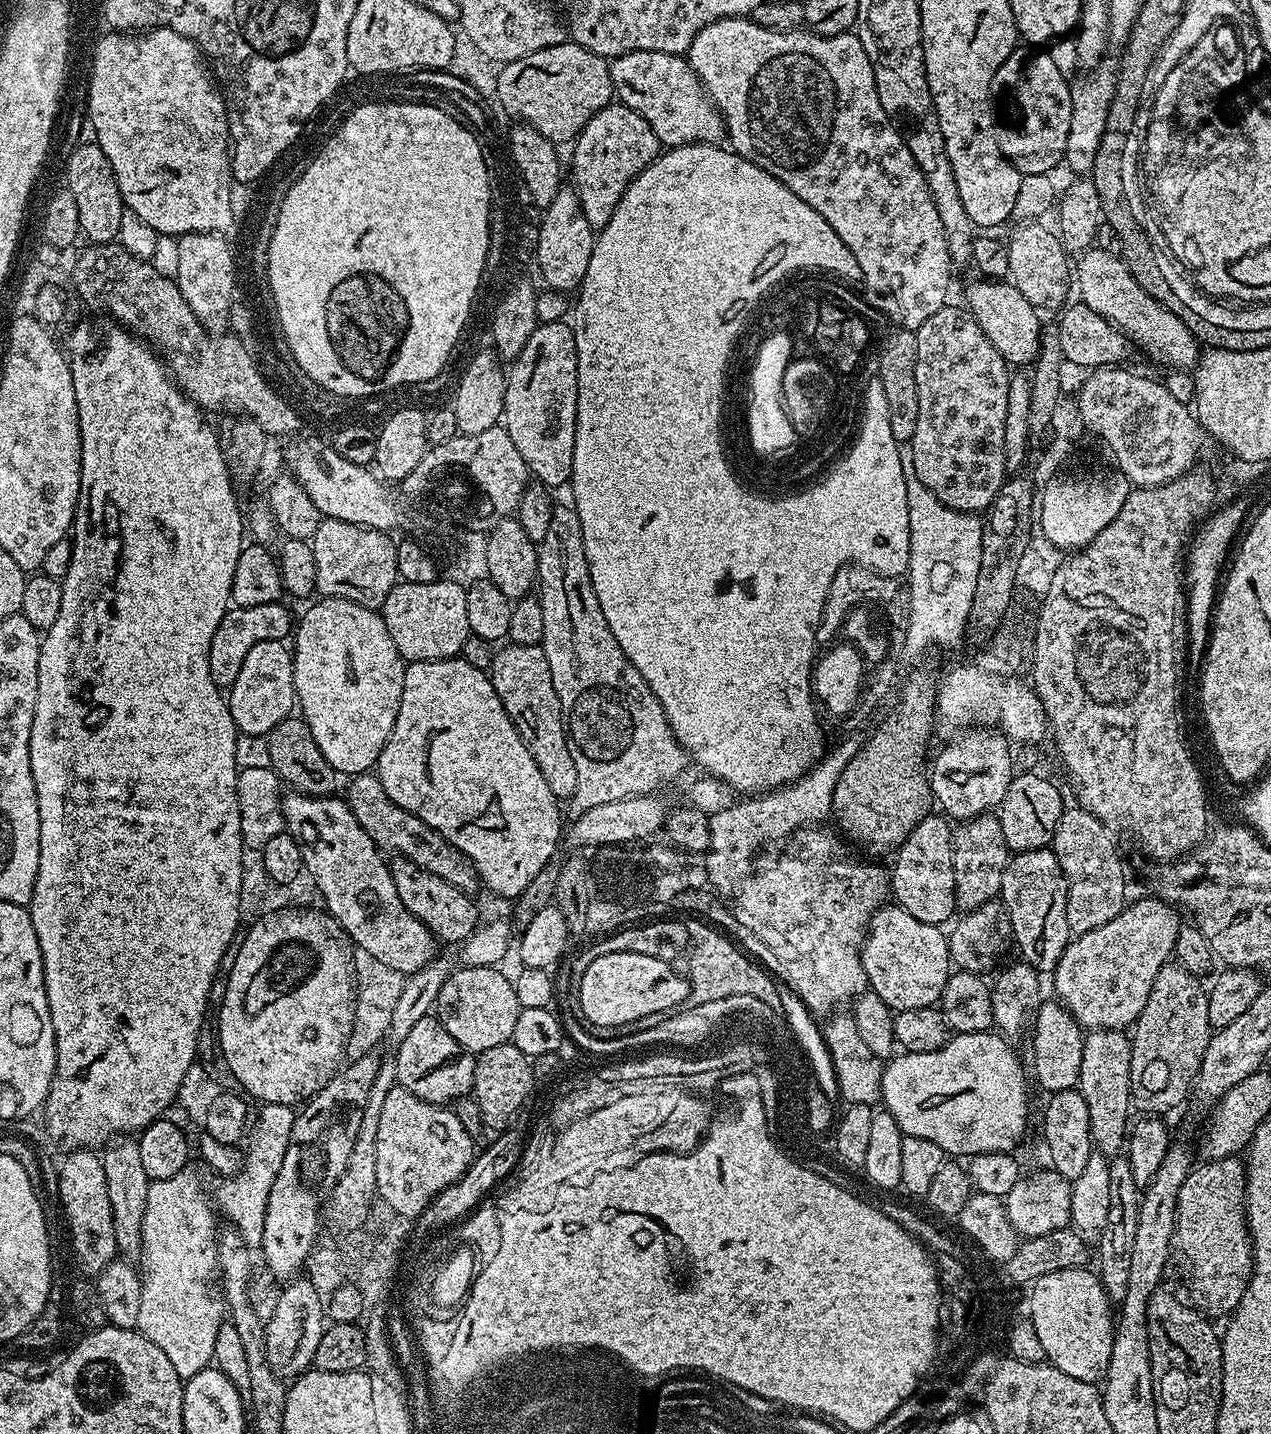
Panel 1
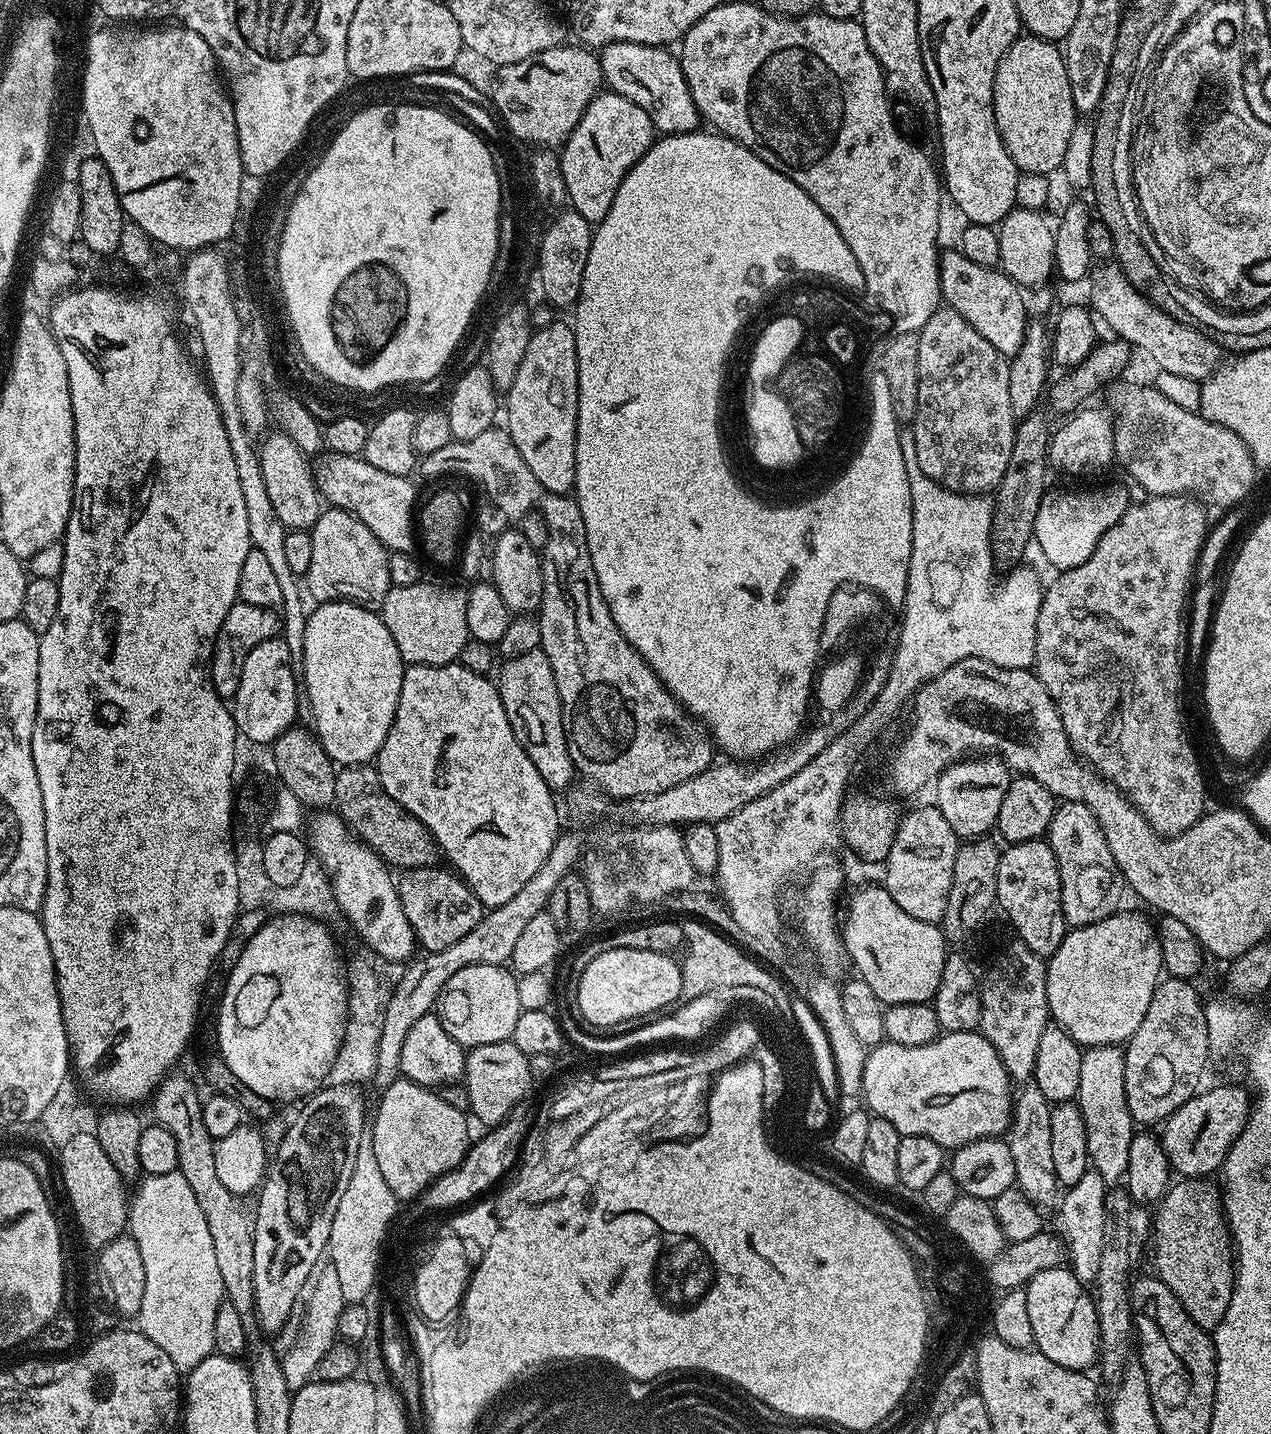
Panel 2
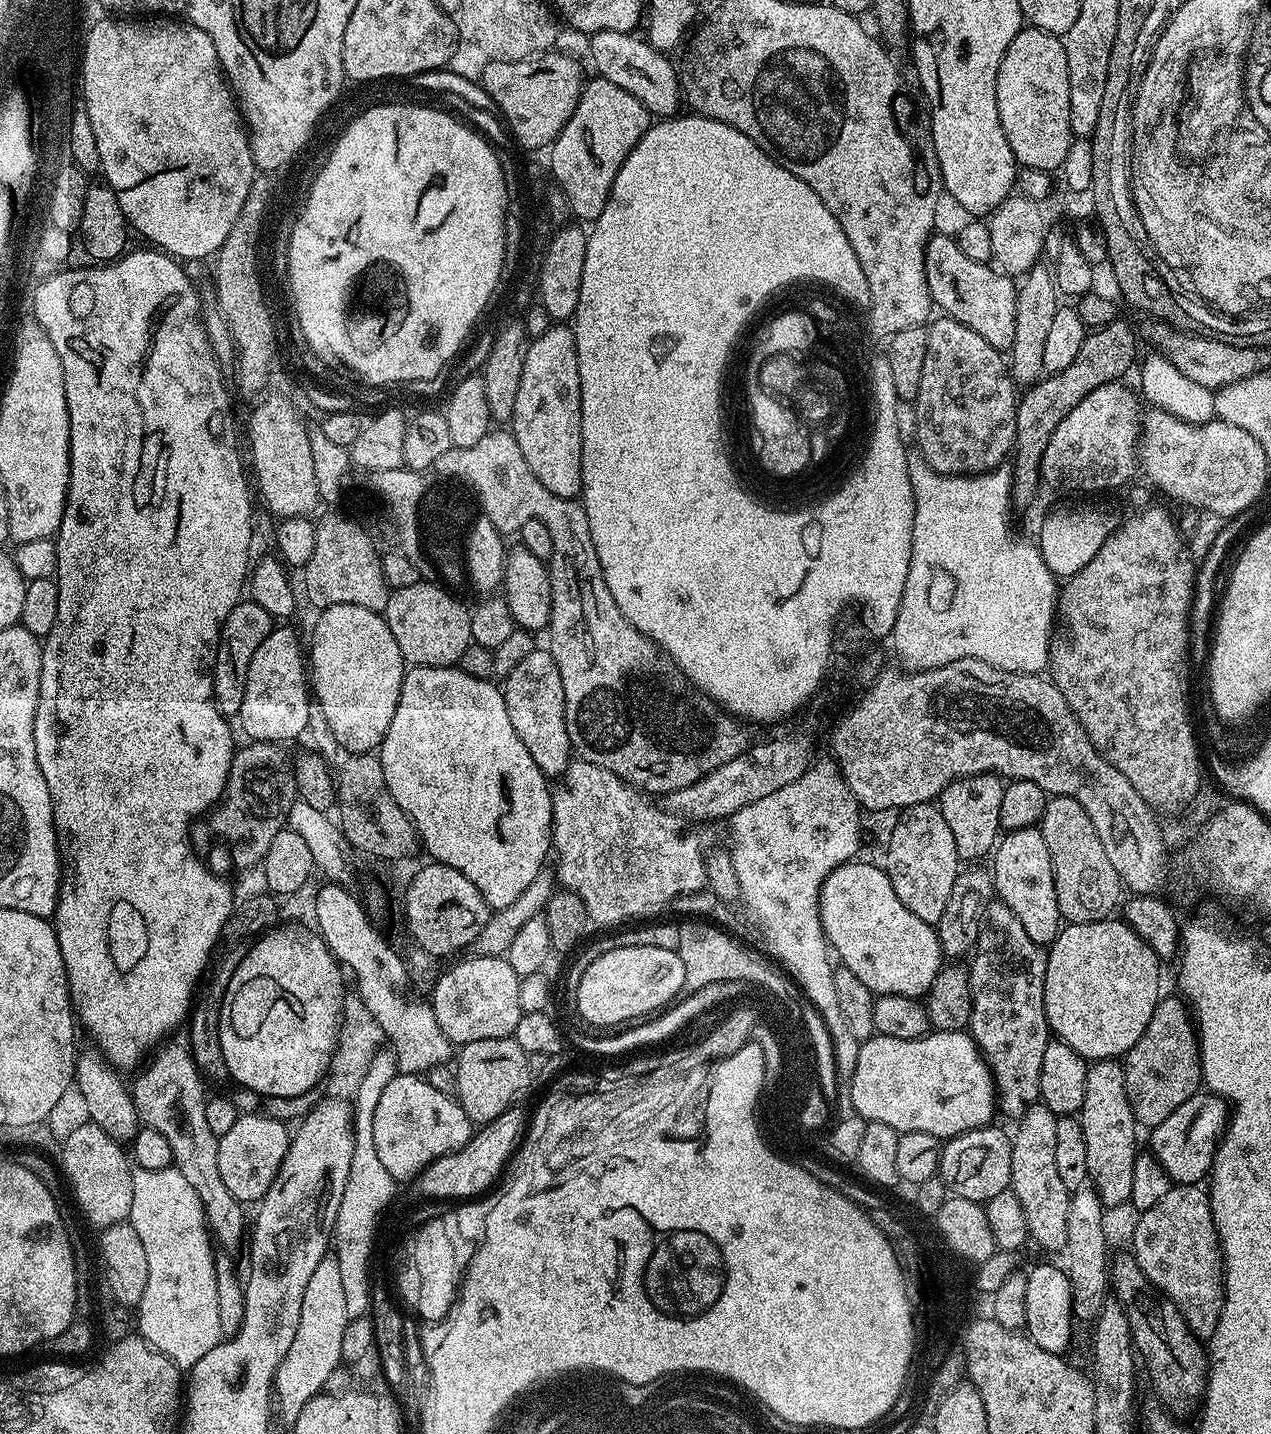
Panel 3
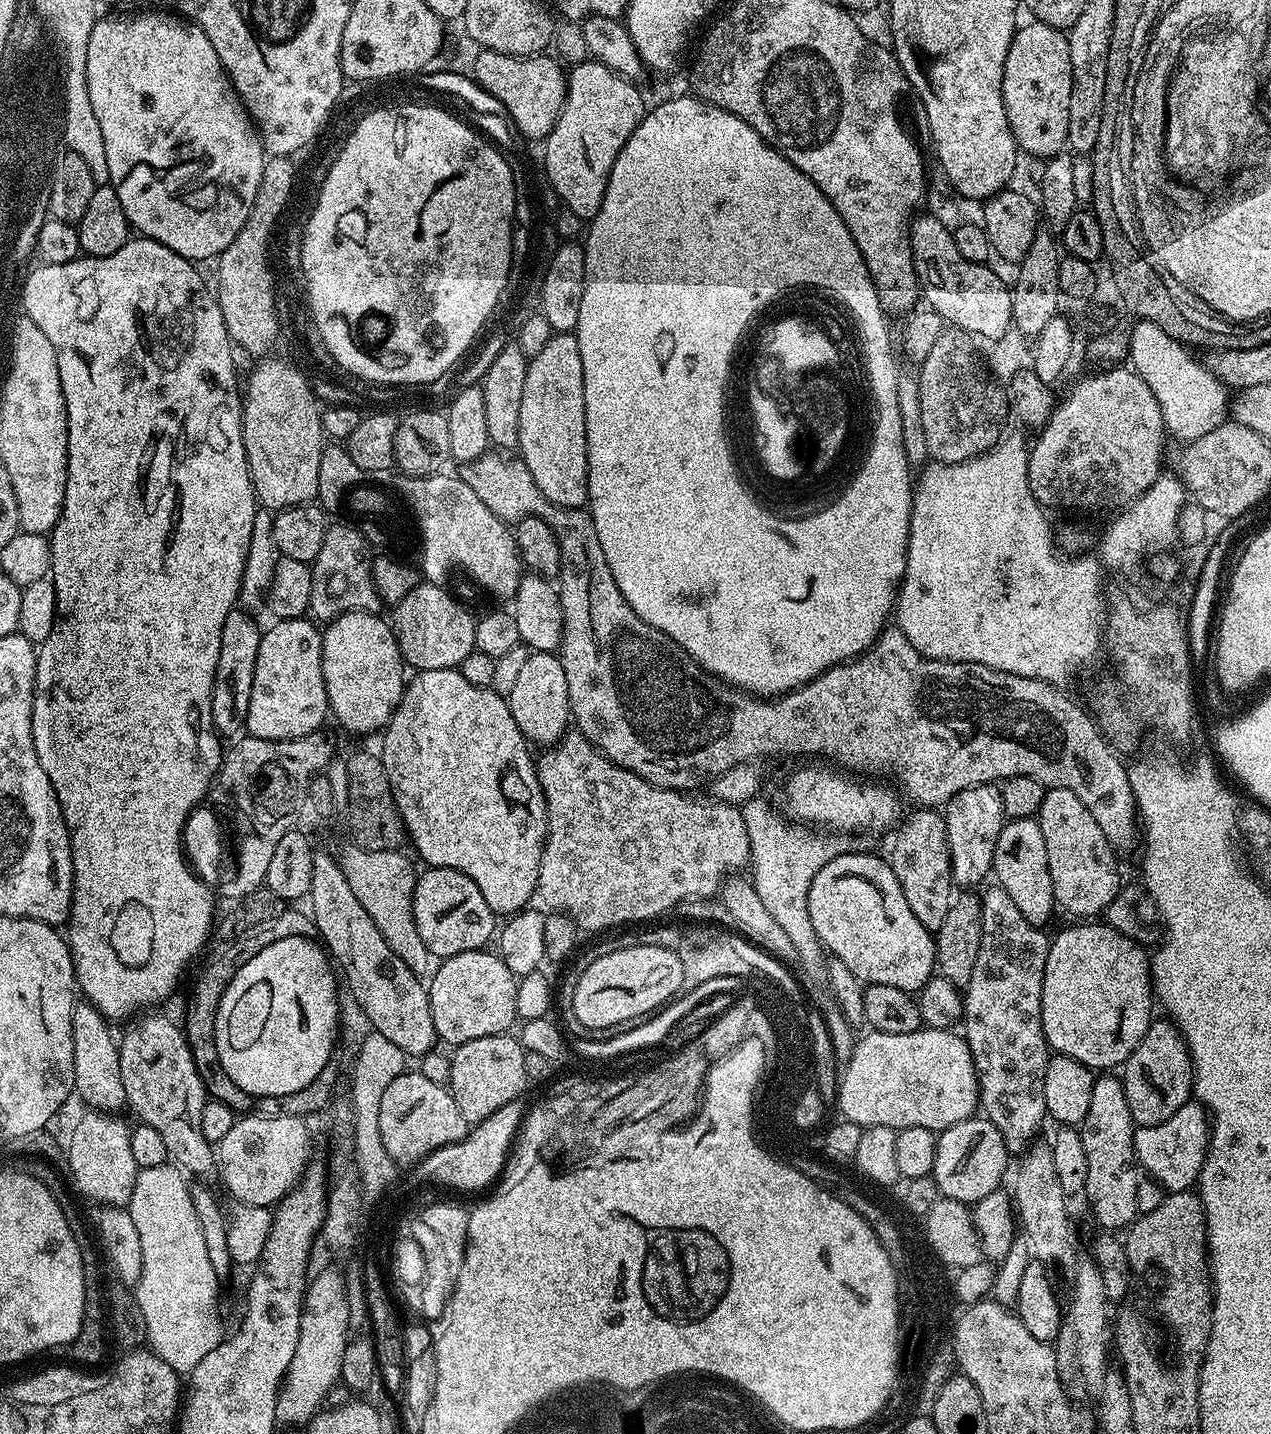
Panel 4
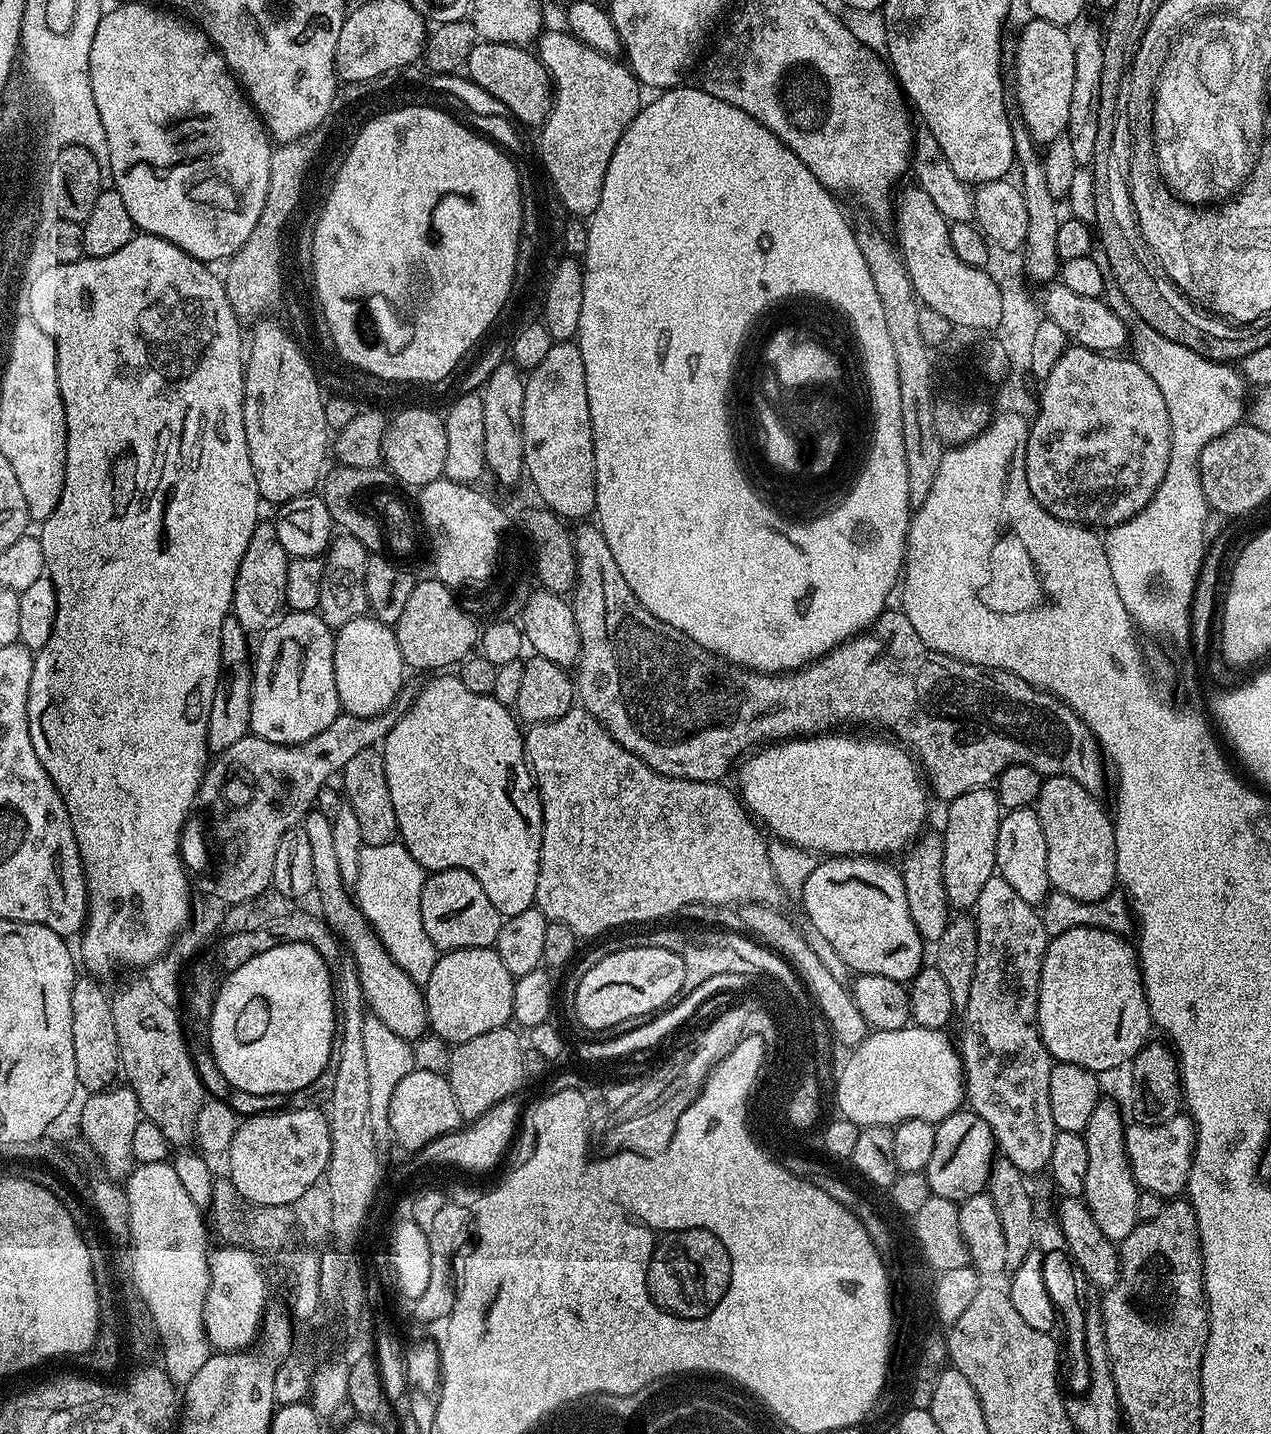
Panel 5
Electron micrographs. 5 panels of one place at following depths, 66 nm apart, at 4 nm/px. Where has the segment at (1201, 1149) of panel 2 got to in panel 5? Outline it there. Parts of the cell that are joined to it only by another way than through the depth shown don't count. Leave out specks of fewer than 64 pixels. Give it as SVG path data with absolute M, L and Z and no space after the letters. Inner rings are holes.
M1178 1114L1161 1124L1132 1122L1124 1130L1124 1149L1130 1170L1141 1190L1165 1198L1176 1198L1188 1187L1192 1155L1196 1152L1196 1126L1187 1114Z

